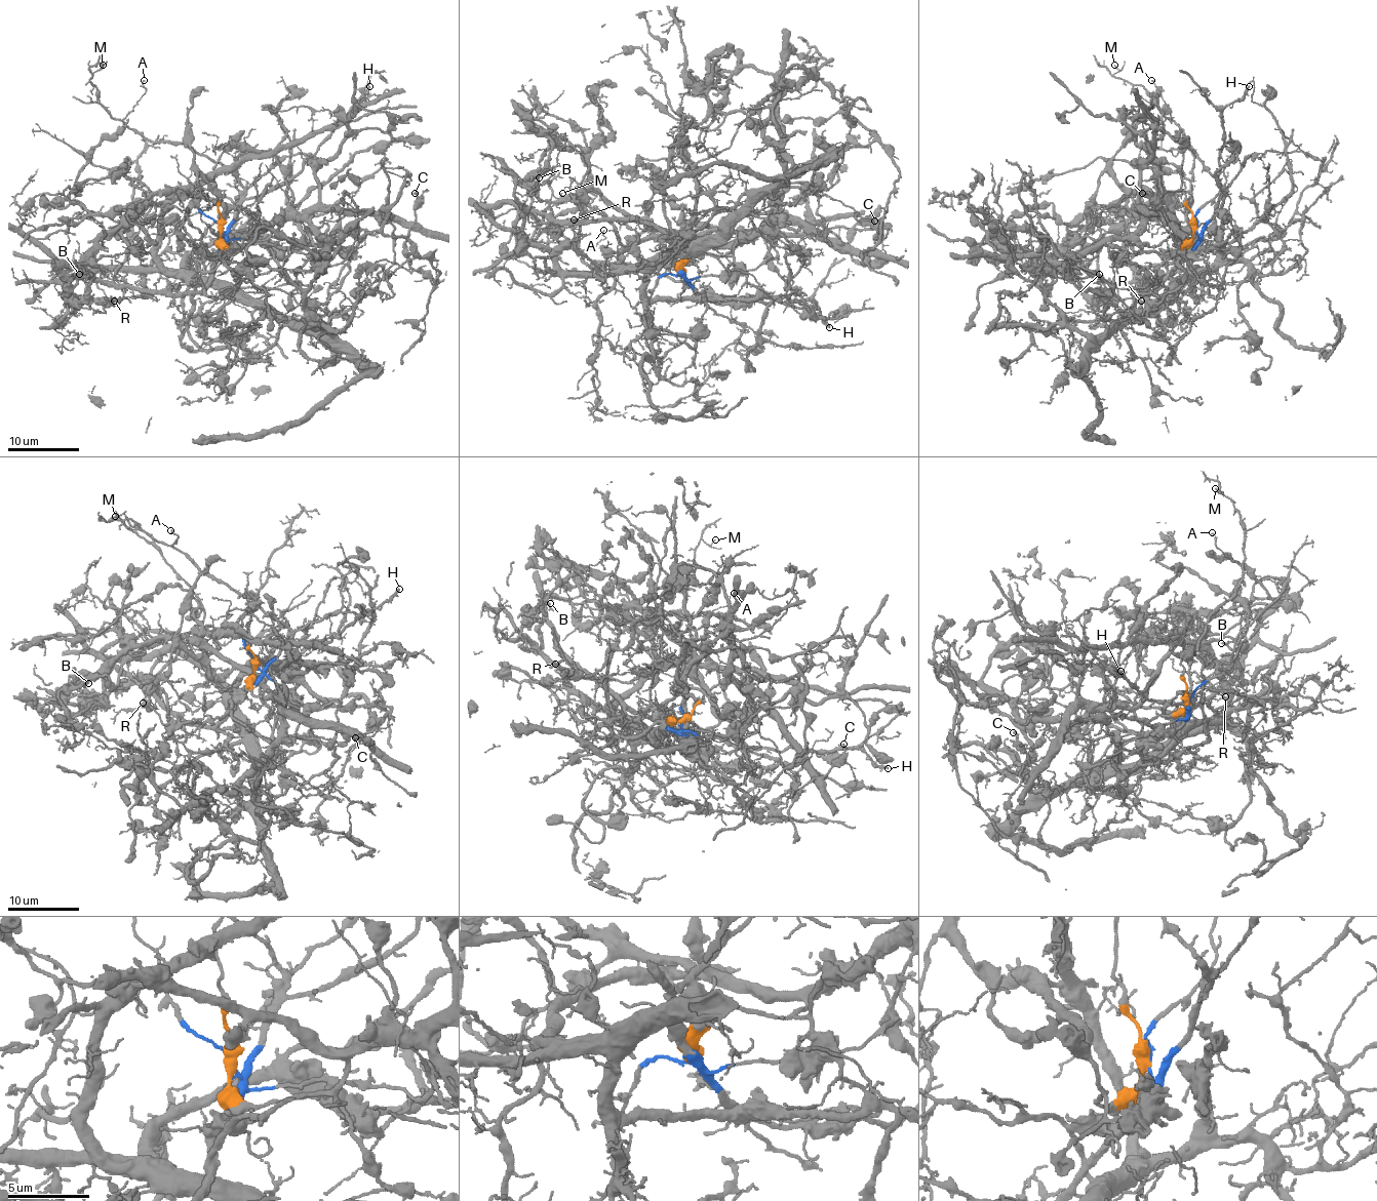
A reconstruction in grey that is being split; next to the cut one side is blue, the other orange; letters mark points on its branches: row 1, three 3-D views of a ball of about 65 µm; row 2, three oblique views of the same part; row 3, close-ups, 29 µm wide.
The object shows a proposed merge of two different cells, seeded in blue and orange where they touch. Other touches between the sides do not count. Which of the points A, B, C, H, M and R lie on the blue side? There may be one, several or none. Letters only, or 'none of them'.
A, H, M, R

